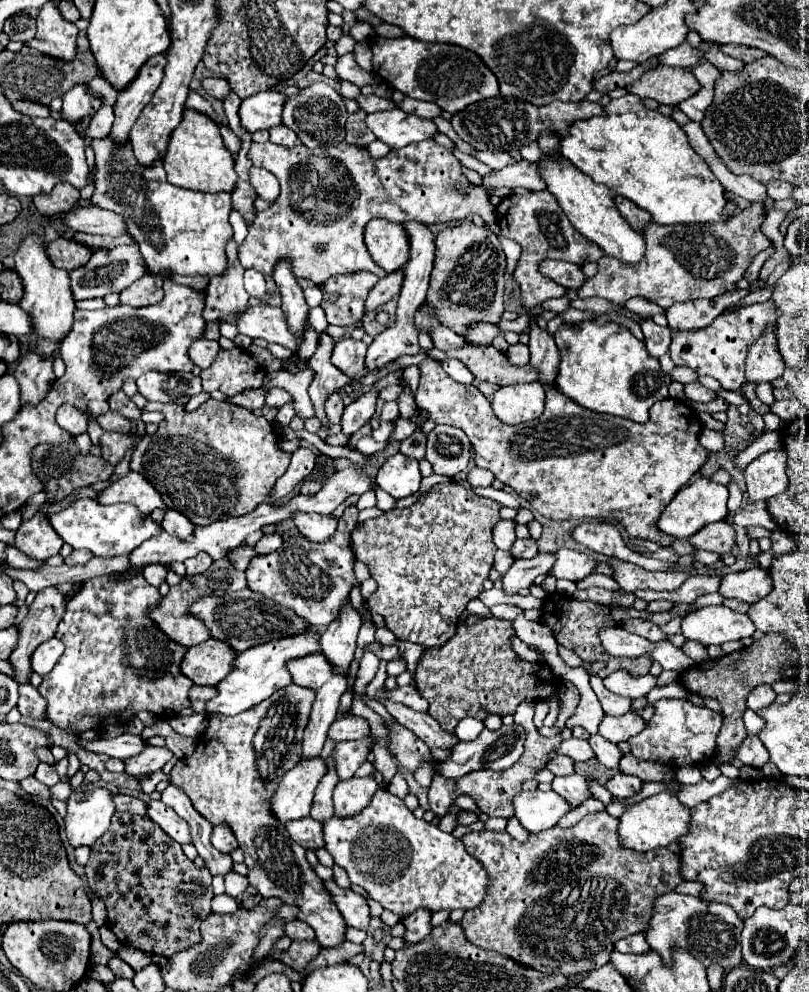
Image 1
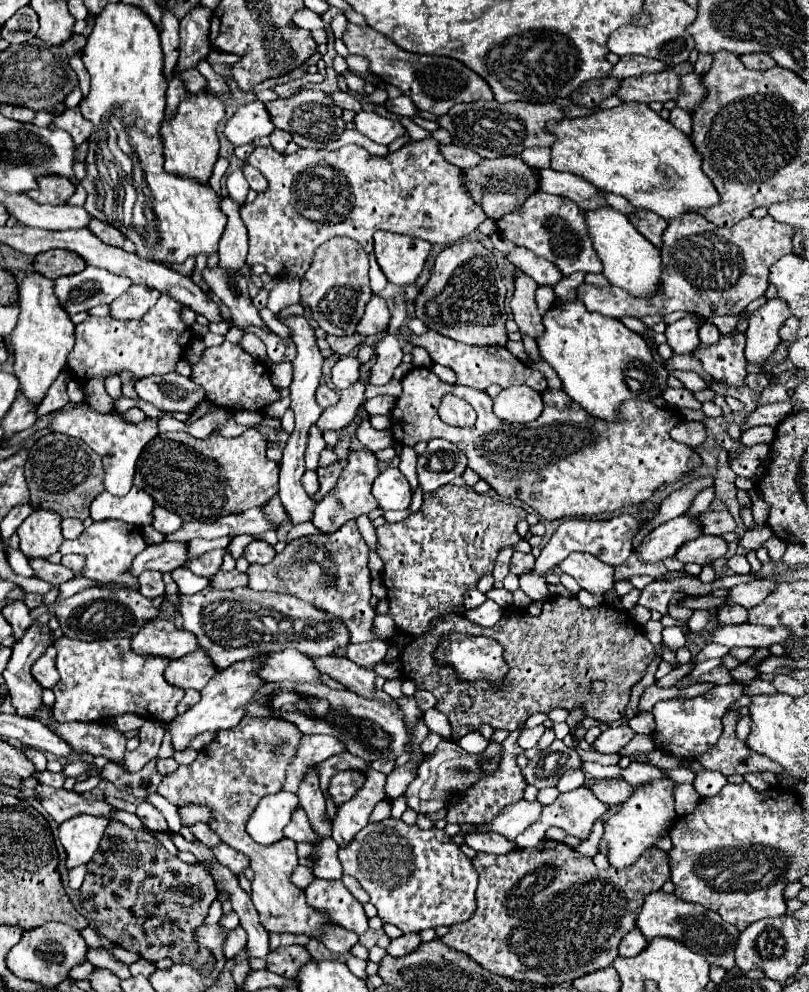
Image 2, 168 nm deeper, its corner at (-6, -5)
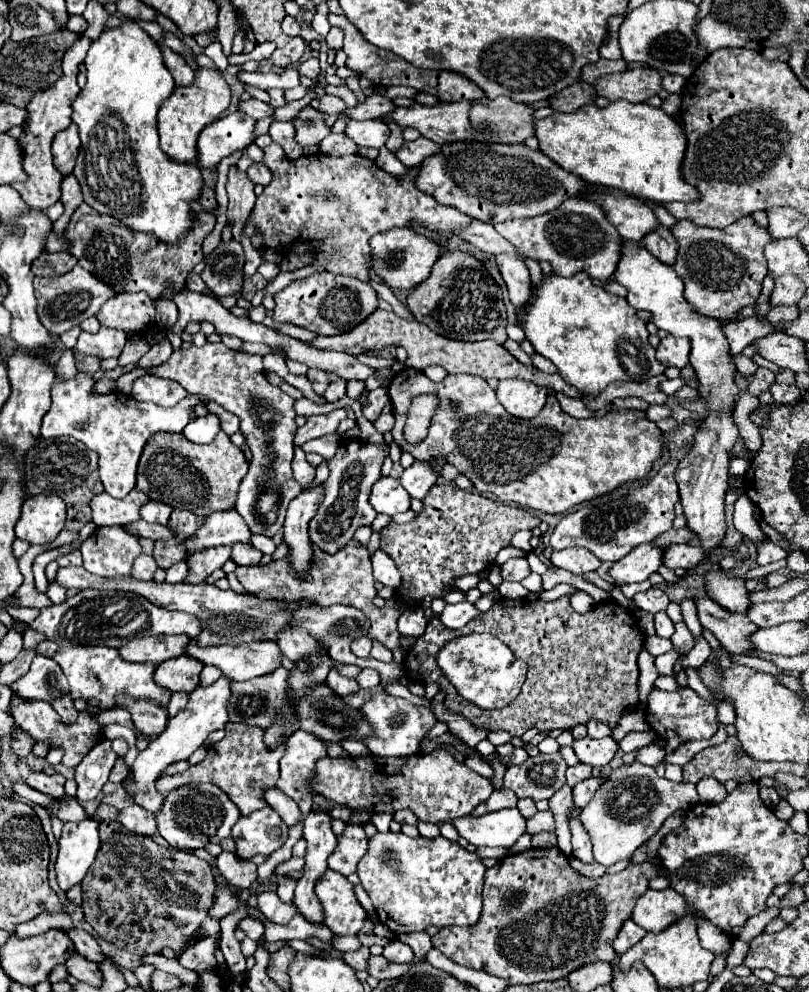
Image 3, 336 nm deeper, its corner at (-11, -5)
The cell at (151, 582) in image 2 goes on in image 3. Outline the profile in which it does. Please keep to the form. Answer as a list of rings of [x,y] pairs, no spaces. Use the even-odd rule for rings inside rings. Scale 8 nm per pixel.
[[[142,554],[140,558],[136,558],[134,568],[132,568],[132,576],[138,580],[154,580],[154,574],[158,570],[158,564],[154,562],[152,556]]]

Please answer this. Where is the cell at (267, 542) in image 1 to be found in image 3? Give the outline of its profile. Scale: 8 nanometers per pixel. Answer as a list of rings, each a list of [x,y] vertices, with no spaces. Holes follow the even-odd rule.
[[[238,542],[238,544],[232,546],[232,560],[238,566],[254,566],[254,564],[260,564],[262,556],[264,554],[260,550],[256,550],[254,546],[250,546],[250,544]]]

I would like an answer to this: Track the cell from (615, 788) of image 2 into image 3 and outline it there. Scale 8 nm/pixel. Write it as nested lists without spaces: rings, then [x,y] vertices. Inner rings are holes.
[[[588,778],[588,780],[582,780],[580,784],[576,784],[572,788],[572,794],[574,794],[574,804],[576,806],[586,806],[590,802],[590,798],[594,798],[594,790],[598,790],[598,786],[602,786],[602,778]]]

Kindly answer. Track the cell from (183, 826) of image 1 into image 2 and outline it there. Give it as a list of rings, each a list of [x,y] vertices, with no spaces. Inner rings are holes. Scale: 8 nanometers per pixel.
[[[141,802],[137,806],[135,814],[139,816],[139,820],[143,822],[143,826],[147,830],[151,830],[151,832],[167,832],[167,822],[161,818],[161,812],[155,806],[151,806],[147,802]]]

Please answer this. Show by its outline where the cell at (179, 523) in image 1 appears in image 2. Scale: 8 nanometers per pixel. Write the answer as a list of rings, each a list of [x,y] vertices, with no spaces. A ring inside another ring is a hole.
[[[155,506],[151,514],[153,514],[151,526],[155,530],[159,530],[161,534],[171,534],[171,532],[175,532],[175,530],[181,528],[181,522],[183,520],[177,514],[173,514],[173,512],[169,512],[169,510],[161,508],[161,506]]]

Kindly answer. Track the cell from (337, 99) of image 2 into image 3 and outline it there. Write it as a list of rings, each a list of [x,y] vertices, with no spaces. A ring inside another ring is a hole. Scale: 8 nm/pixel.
[[[326,94],[326,96],[322,96],[322,98],[312,100],[312,102],[310,102],[310,106],[314,106],[314,108],[318,108],[318,110],[326,112],[326,114],[332,118],[332,122],[336,120],[336,116],[338,116],[342,110],[346,110],[344,100],[342,100],[342,98],[338,98],[338,96],[330,96],[330,94]]]

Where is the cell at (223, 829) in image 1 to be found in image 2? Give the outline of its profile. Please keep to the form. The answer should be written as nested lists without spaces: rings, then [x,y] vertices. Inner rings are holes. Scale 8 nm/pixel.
[[[219,844],[217,848],[213,848],[213,852],[215,852],[217,862],[227,866],[235,876],[241,876],[243,870],[249,866],[249,858],[241,852],[237,852],[235,848],[227,846],[227,844]]]

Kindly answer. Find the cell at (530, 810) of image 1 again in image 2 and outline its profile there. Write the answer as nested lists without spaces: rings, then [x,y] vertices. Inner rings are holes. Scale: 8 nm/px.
[[[515,802],[513,806],[505,806],[497,818],[493,818],[491,822],[485,824],[477,824],[473,832],[493,832],[499,836],[505,836],[507,840],[515,840],[527,826],[531,826],[539,814],[541,814],[541,804],[535,802]]]

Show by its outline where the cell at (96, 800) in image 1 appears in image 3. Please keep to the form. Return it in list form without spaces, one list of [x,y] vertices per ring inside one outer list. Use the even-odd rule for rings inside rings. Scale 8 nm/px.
[[[92,818],[64,824],[62,836],[58,840],[60,850],[56,860],[56,876],[62,890],[82,882],[90,864],[94,862],[100,846],[98,826],[100,822]]]

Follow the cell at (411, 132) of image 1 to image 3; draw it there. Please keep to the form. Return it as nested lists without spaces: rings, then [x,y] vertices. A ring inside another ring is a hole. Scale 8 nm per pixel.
[[[362,120],[362,122],[350,122],[344,130],[358,146],[374,146],[382,148],[390,136],[390,128],[382,120]]]

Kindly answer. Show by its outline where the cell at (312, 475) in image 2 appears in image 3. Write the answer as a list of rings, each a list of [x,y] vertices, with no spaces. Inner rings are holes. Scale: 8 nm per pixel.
[[[298,446],[296,448],[296,454],[294,454],[294,460],[292,460],[292,470],[294,470],[294,478],[300,482],[302,488],[308,488],[312,482],[314,482],[314,476],[316,476],[316,468],[310,466],[306,462],[306,456],[304,456],[304,450]]]

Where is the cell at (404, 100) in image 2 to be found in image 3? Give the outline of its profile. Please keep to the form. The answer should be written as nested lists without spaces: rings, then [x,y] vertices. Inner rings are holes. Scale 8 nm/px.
[[[372,94],[366,98],[364,104],[358,104],[356,108],[344,110],[342,116],[350,116],[352,120],[370,120],[370,118],[382,118],[390,110],[396,110],[396,104],[392,100],[386,100],[384,96]]]

